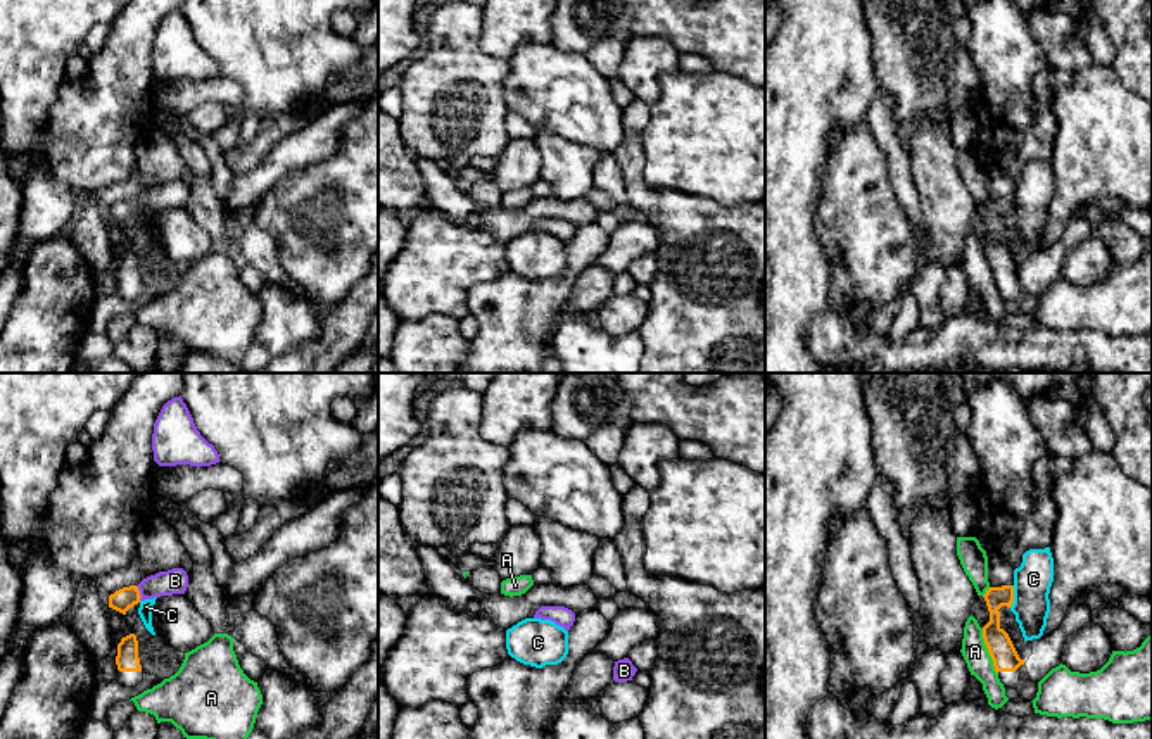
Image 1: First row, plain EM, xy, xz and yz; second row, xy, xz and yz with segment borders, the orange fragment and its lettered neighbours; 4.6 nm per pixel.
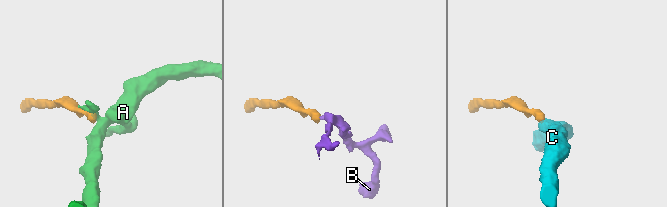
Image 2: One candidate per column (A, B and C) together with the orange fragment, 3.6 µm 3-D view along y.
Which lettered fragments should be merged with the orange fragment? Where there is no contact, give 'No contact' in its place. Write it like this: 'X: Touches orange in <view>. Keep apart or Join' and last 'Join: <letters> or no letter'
A: Touches orange in yz. Keep apart
B: Touches orange in xy. Join
C: Touches orange in yz. Keep apart
Join: B

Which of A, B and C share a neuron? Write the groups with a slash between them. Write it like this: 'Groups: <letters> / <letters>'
Groups: A / B / C

